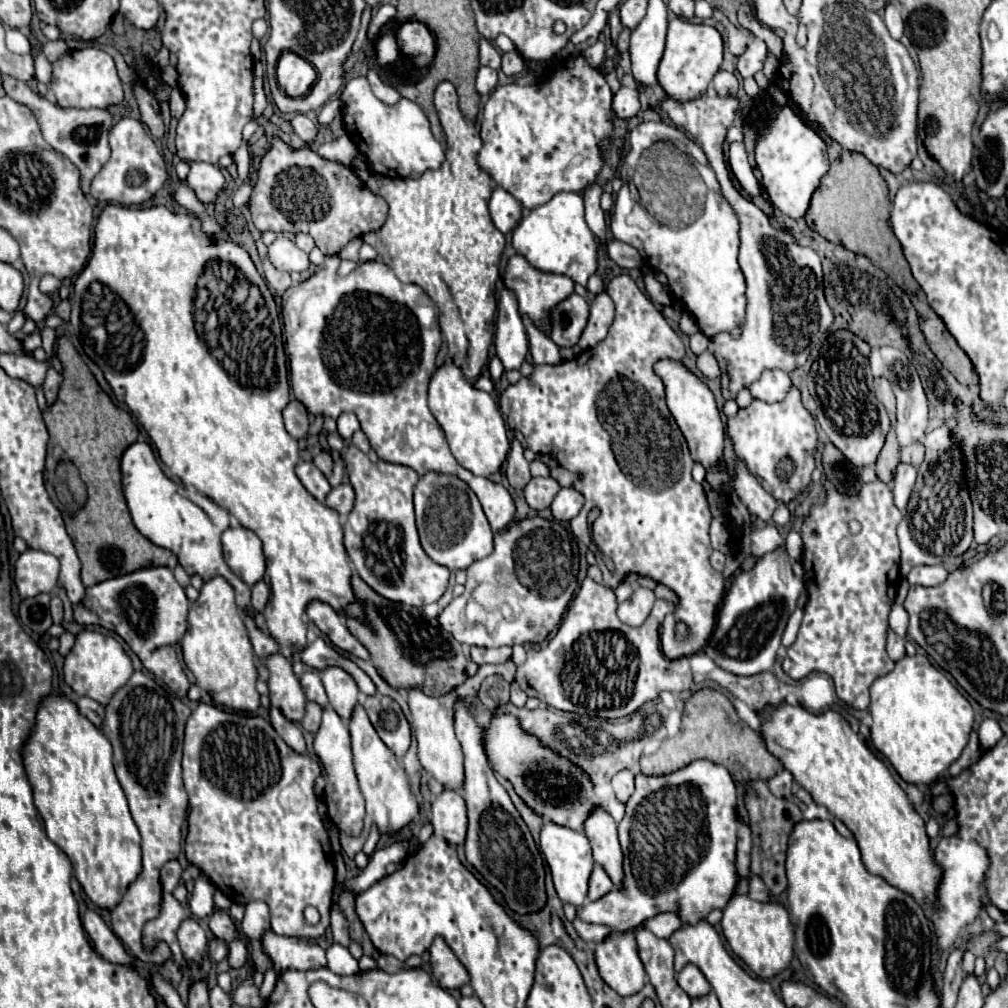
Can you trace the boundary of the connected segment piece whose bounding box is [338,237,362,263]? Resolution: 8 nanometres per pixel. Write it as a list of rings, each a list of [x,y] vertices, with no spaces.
[[[360,237],[354,239],[354,241],[350,241],[350,243],[338,253],[338,257],[340,257],[340,259],[350,259],[350,261],[356,261],[356,263],[358,263],[358,249],[360,249],[360,245],[362,245],[362,239],[360,239]]]

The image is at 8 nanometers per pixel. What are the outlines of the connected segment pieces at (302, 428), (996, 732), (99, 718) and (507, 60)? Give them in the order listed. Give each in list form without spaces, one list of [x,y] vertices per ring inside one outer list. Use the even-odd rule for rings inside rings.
[[[292,399],[292,401],[286,405],[286,409],[282,411],[282,415],[284,415],[286,431],[288,431],[294,439],[306,437],[306,433],[308,433],[308,411],[306,411],[306,407],[304,407],[300,401]]]
[[[984,719],[982,721],[982,725],[980,725],[980,729],[978,729],[978,735],[980,735],[980,743],[982,743],[982,747],[984,749],[992,749],[1000,739],[1002,739],[1002,729],[1000,729],[1000,725],[994,721],[994,719]]]
[[[78,697],[76,699],[76,705],[78,705],[78,711],[88,717],[96,727],[102,727],[102,721],[104,721],[104,707],[100,703],[96,703],[94,699],[90,697]]]
[[[518,51],[502,53],[502,71],[504,71],[508,77],[516,77],[518,73],[524,71],[524,59],[520,57]]]

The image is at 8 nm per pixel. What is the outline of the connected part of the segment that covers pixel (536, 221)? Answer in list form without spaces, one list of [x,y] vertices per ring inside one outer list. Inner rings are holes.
[[[560,191],[548,203],[528,211],[512,233],[514,249],[524,255],[532,267],[548,273],[568,275],[582,287],[596,271],[596,239],[584,221],[584,201],[580,193]]]

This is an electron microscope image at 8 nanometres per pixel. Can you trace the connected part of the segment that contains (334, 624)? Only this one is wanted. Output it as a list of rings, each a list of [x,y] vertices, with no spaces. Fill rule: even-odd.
[[[310,601],[306,607],[306,615],[322,633],[326,633],[330,637],[330,641],[336,647],[340,647],[360,659],[366,659],[366,661],[370,659],[370,653],[366,653],[366,647],[346,629],[344,617],[336,609],[332,609],[328,603]]]

